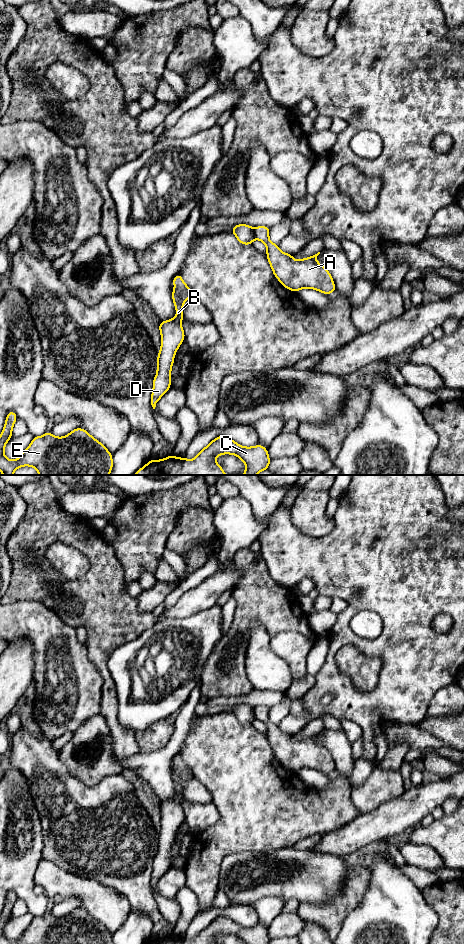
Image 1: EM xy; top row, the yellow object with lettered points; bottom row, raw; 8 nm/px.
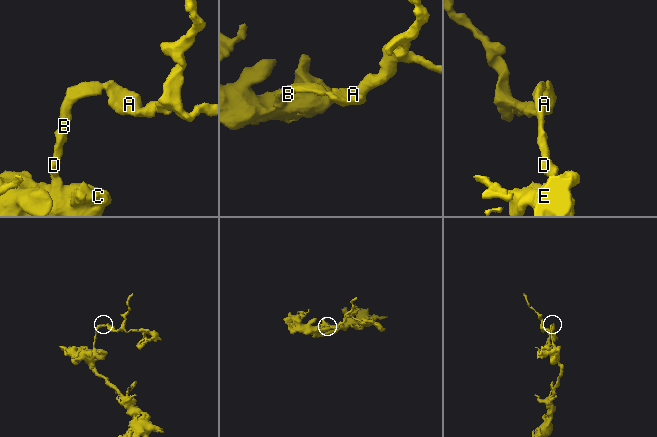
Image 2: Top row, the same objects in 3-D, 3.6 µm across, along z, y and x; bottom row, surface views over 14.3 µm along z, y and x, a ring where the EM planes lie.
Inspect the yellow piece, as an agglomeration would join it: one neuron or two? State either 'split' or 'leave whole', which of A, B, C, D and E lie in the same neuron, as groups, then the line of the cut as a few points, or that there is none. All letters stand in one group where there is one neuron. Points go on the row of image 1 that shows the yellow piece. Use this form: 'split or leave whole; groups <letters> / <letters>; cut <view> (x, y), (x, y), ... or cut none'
split; groups A / B C D E; cut xy (253, 229), (254, 233)

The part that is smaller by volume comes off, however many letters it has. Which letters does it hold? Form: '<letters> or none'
A

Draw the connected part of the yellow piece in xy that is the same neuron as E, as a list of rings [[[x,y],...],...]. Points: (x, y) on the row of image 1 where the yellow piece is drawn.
[[[9,411],[0,435],[0,471],[3,475],[13,475],[22,466],[34,467],[39,475],[109,475],[113,468],[112,453],[86,430],[76,428],[65,437],[54,437],[50,431],[43,436],[35,436],[27,449],[17,460],[9,460],[4,455],[4,447],[12,437],[12,429],[17,415]]]

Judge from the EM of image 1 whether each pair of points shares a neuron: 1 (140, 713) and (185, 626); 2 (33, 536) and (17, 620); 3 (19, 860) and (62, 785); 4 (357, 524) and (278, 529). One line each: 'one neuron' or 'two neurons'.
1: one neuron
2: two neurons
3: two neurons
4: one neuron

